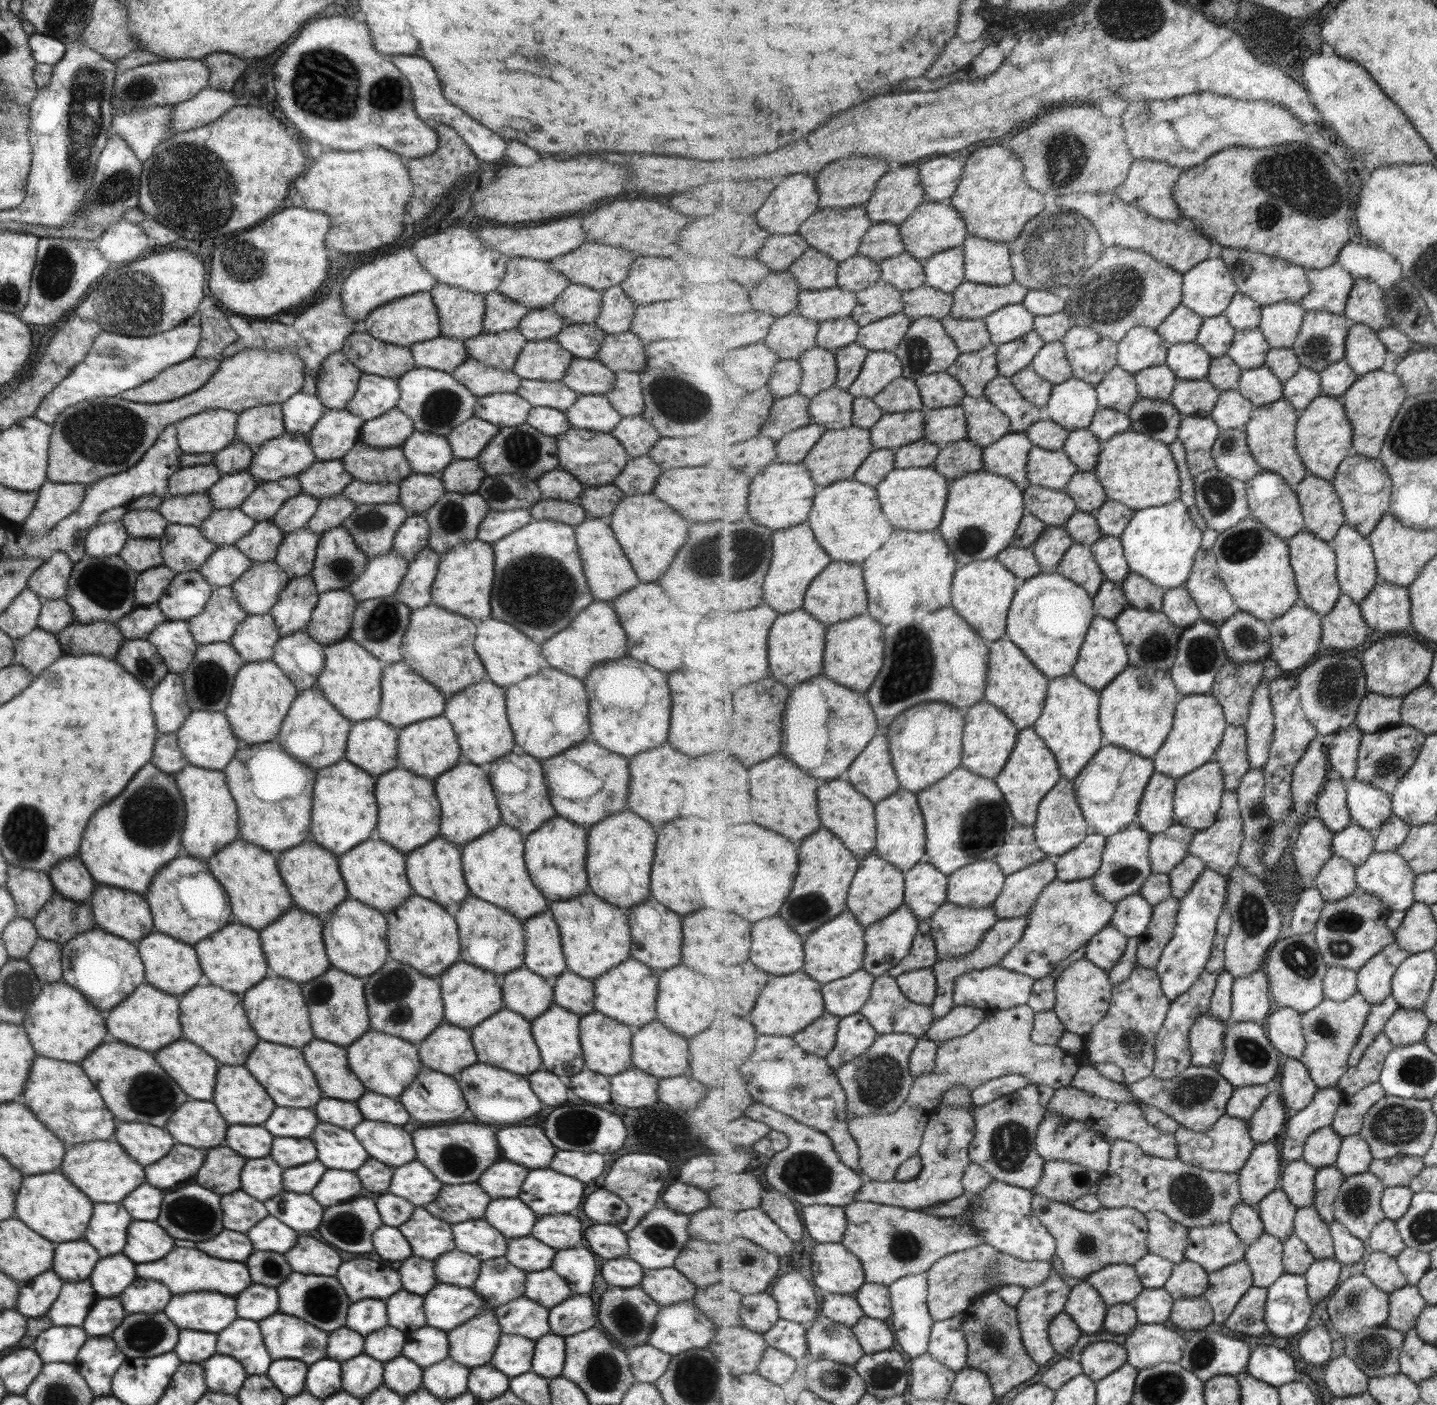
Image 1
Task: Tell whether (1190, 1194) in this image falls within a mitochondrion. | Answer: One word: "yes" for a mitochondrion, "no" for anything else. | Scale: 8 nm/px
yes

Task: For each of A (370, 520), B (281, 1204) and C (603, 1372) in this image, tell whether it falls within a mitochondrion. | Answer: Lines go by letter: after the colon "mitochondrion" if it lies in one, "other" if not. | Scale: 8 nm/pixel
A: mitochondrion
B: other
C: mitochondrion

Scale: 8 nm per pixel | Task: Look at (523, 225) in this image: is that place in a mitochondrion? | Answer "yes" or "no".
no

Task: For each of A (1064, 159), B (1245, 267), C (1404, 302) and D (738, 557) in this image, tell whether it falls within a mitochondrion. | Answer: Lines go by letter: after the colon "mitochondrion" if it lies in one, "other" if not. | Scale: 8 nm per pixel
A: mitochondrion
B: mitochondrion
C: mitochondrion
D: mitochondrion

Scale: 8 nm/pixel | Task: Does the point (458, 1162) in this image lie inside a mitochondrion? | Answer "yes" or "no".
yes

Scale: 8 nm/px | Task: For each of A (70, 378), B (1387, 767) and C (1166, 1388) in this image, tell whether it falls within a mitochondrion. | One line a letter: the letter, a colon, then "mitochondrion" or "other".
A: other
B: mitochondrion
C: mitochondrion

